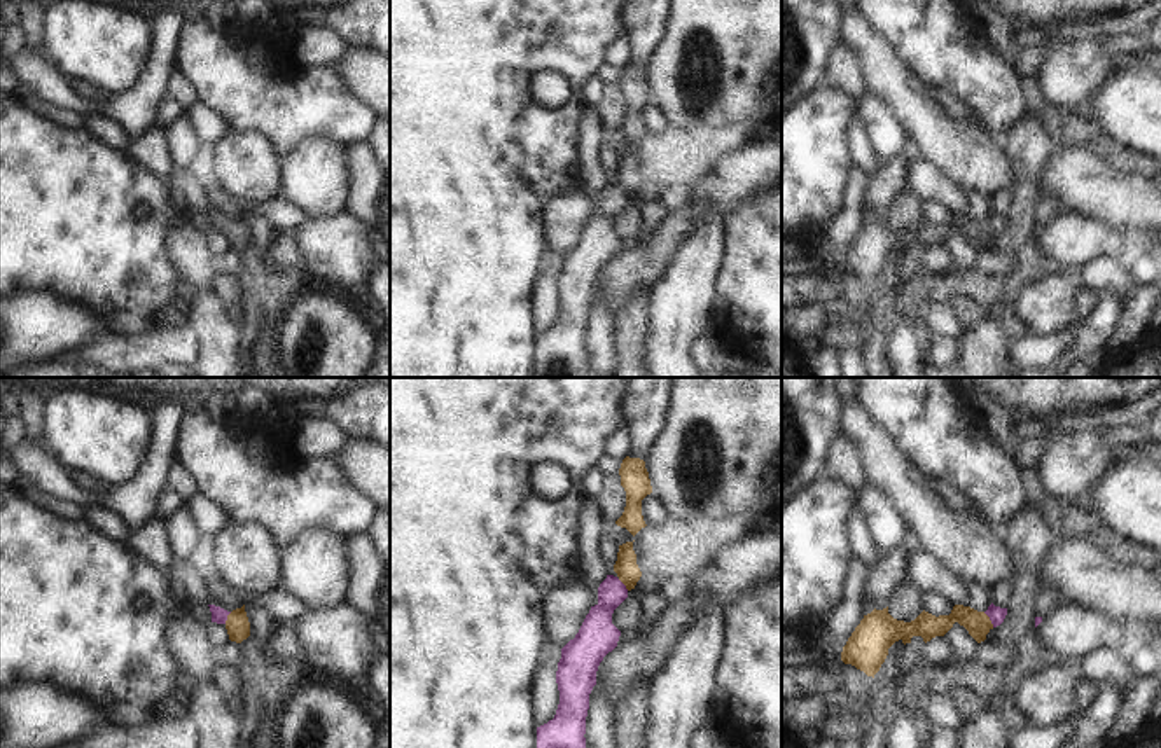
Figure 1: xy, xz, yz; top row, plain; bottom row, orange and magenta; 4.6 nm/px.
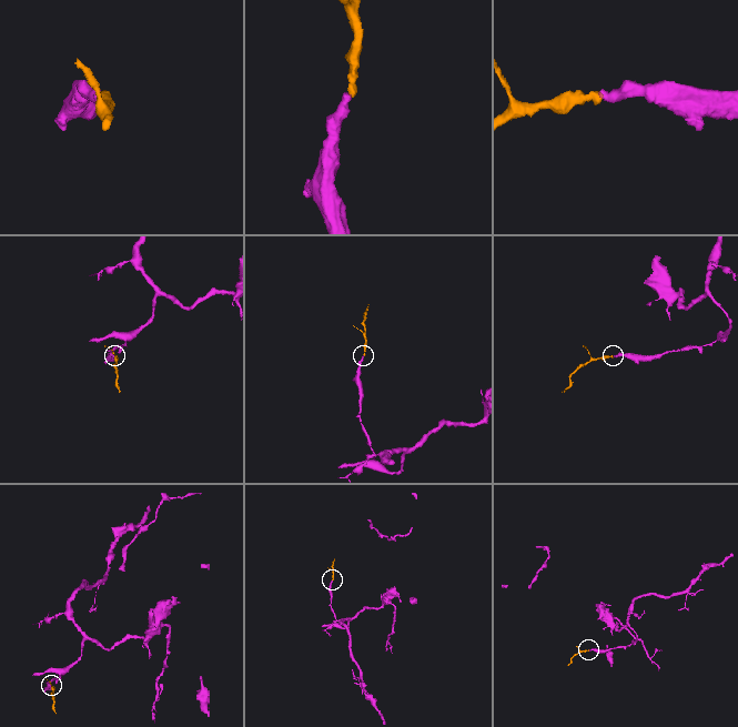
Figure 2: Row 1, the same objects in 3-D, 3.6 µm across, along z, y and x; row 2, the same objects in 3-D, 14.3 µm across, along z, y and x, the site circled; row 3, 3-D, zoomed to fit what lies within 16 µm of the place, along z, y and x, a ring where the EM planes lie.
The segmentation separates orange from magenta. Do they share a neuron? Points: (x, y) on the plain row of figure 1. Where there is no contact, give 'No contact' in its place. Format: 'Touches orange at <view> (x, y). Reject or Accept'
Touches orange at yz (988, 228). Accept.

